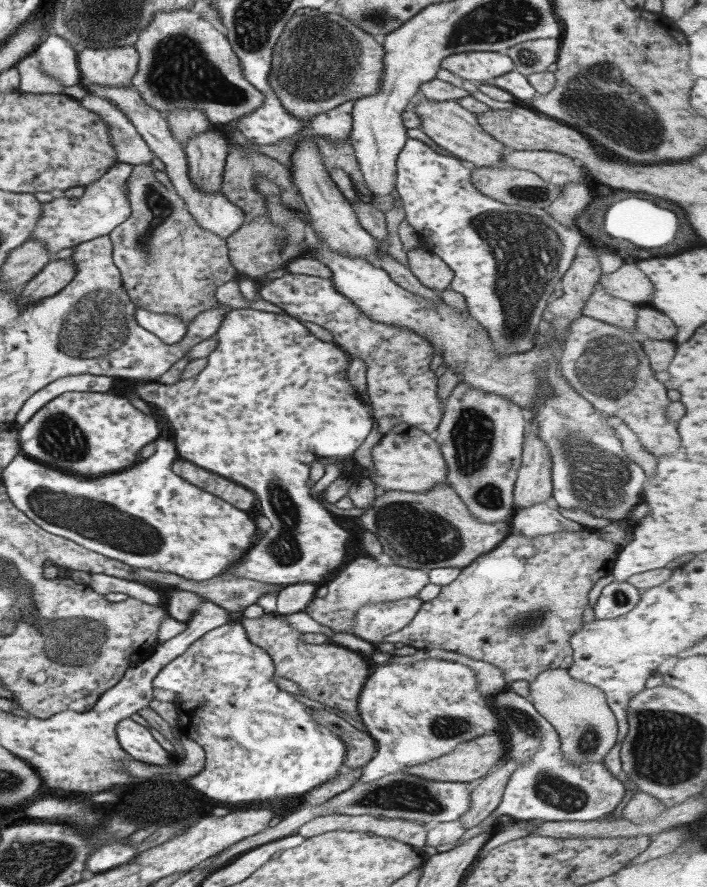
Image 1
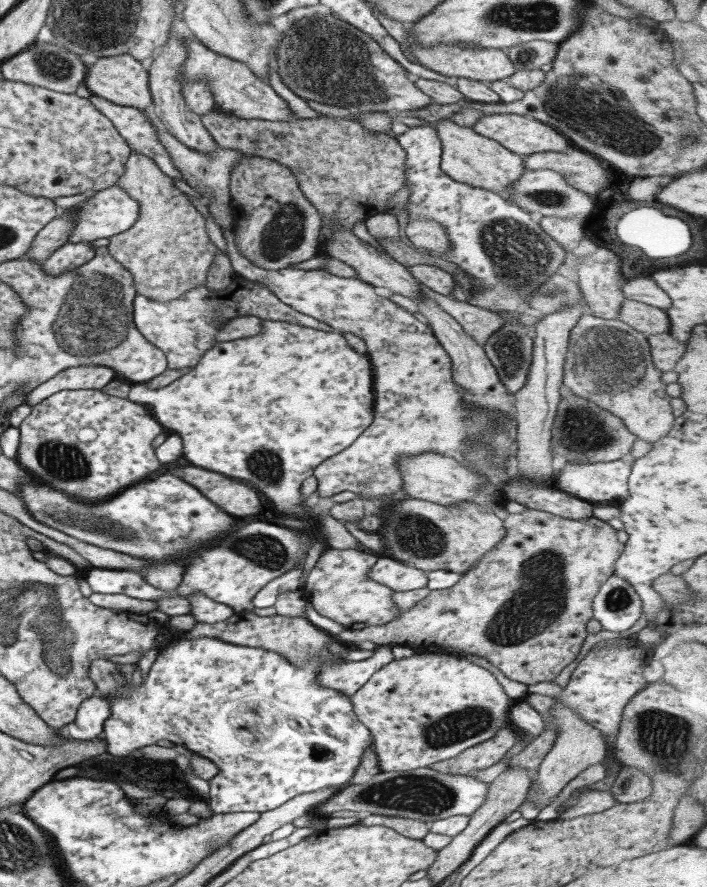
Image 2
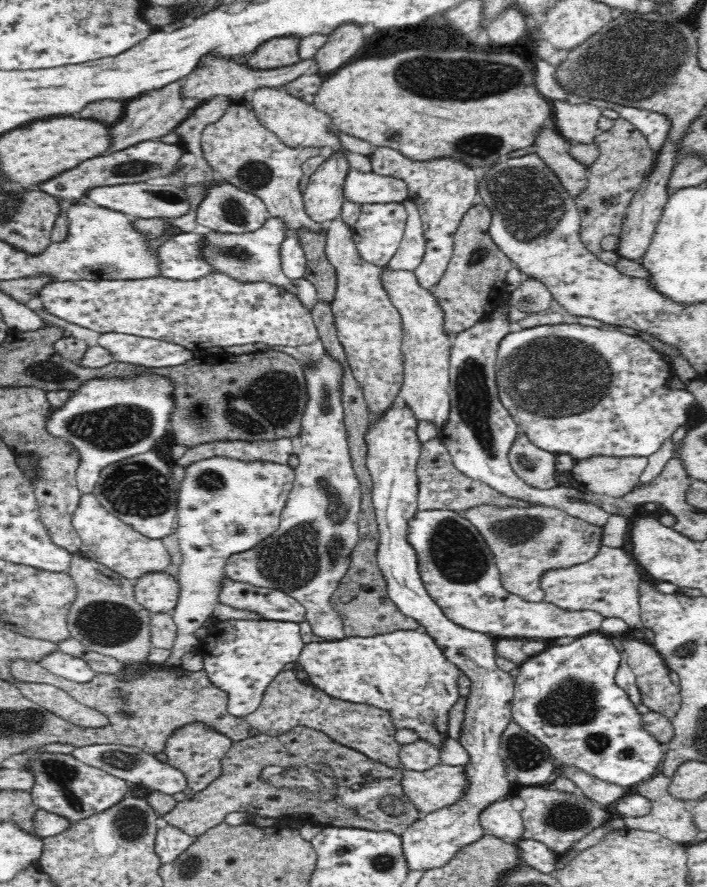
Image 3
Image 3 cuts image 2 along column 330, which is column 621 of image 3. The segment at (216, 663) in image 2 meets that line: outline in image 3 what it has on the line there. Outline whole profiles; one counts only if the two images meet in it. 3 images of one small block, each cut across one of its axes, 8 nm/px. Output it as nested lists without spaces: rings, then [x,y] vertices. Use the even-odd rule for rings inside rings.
[[[600,632],[577,637],[567,645],[546,644],[546,648],[521,663],[515,677],[512,700],[513,721],[541,740],[559,758],[562,765],[576,767],[600,780],[634,789],[639,782],[648,780],[660,770],[665,757],[665,746],[644,728],[642,714],[615,682],[622,654],[610,637]]]

